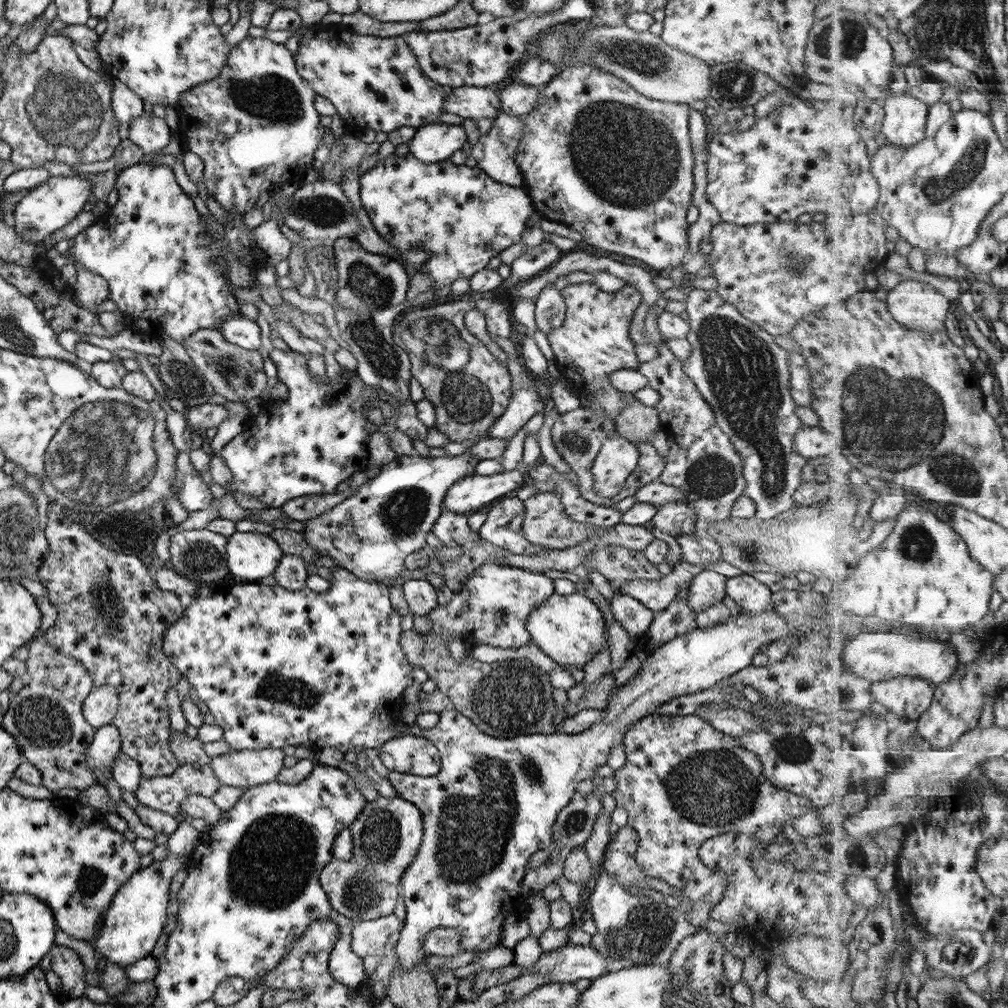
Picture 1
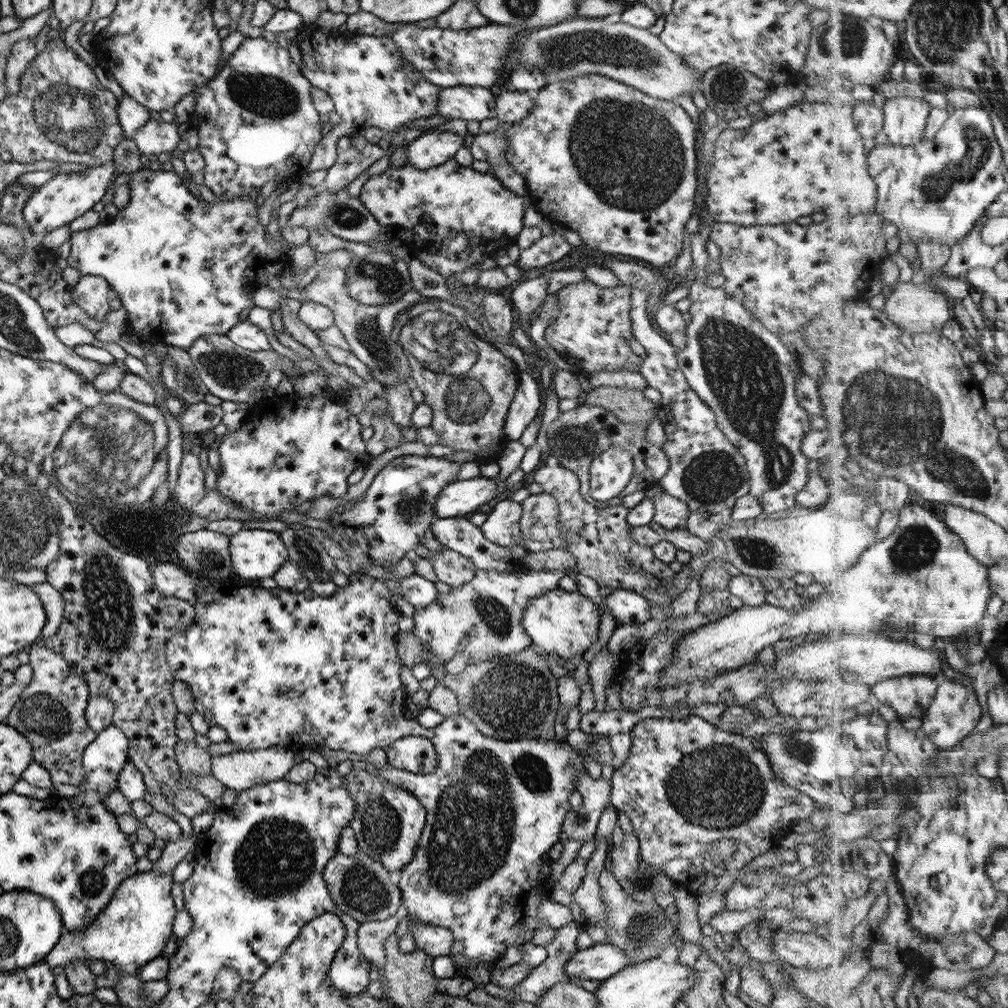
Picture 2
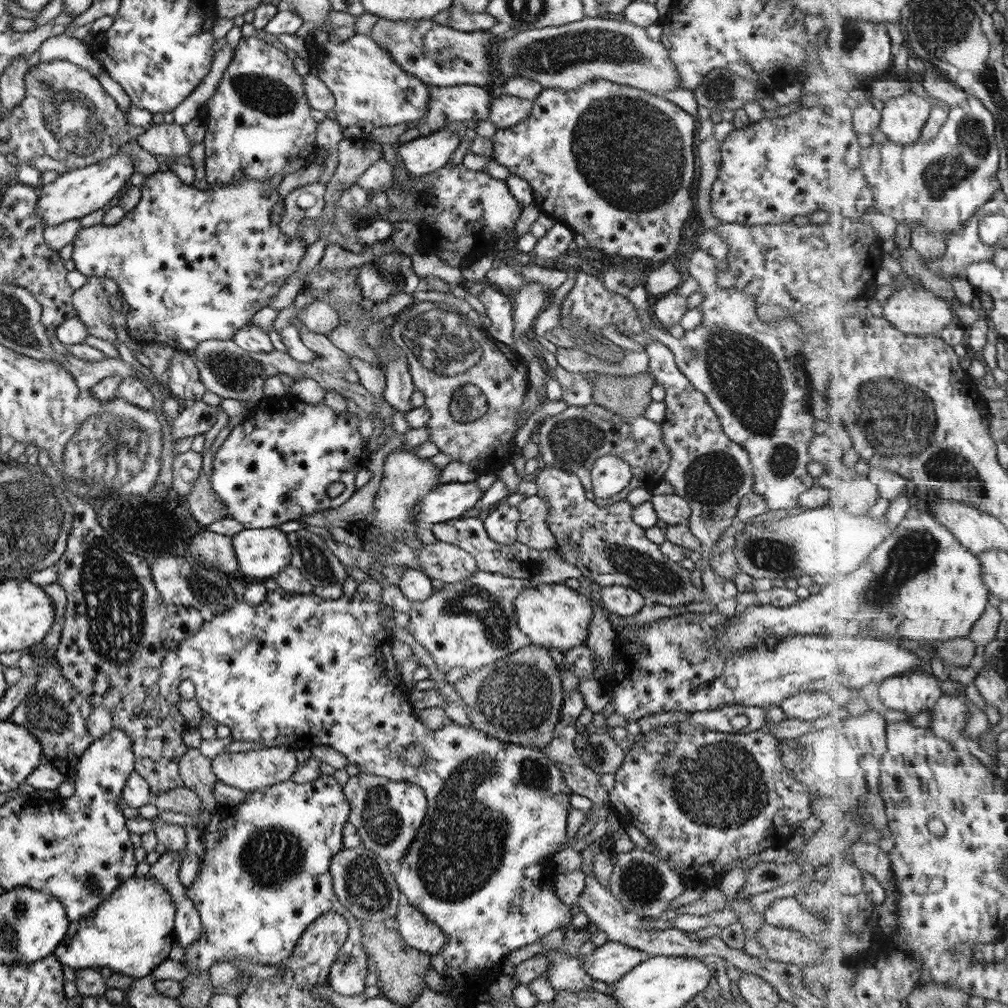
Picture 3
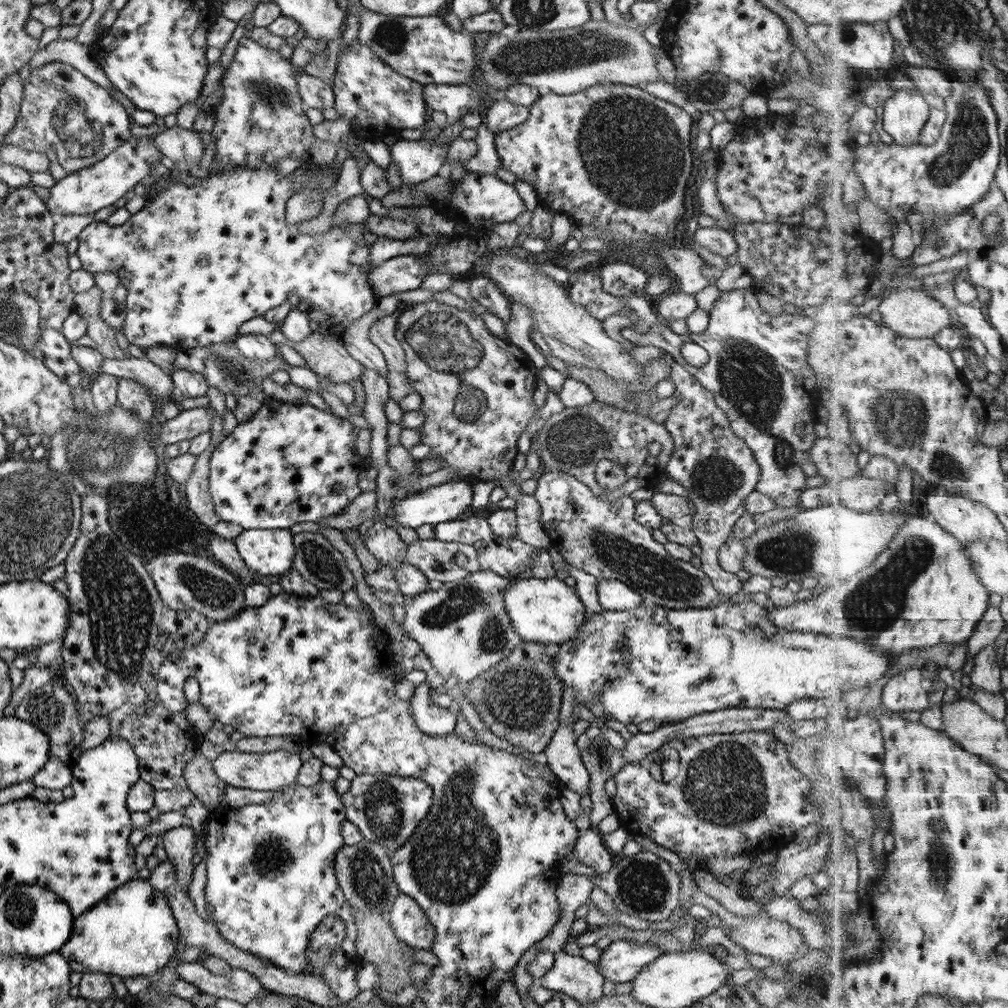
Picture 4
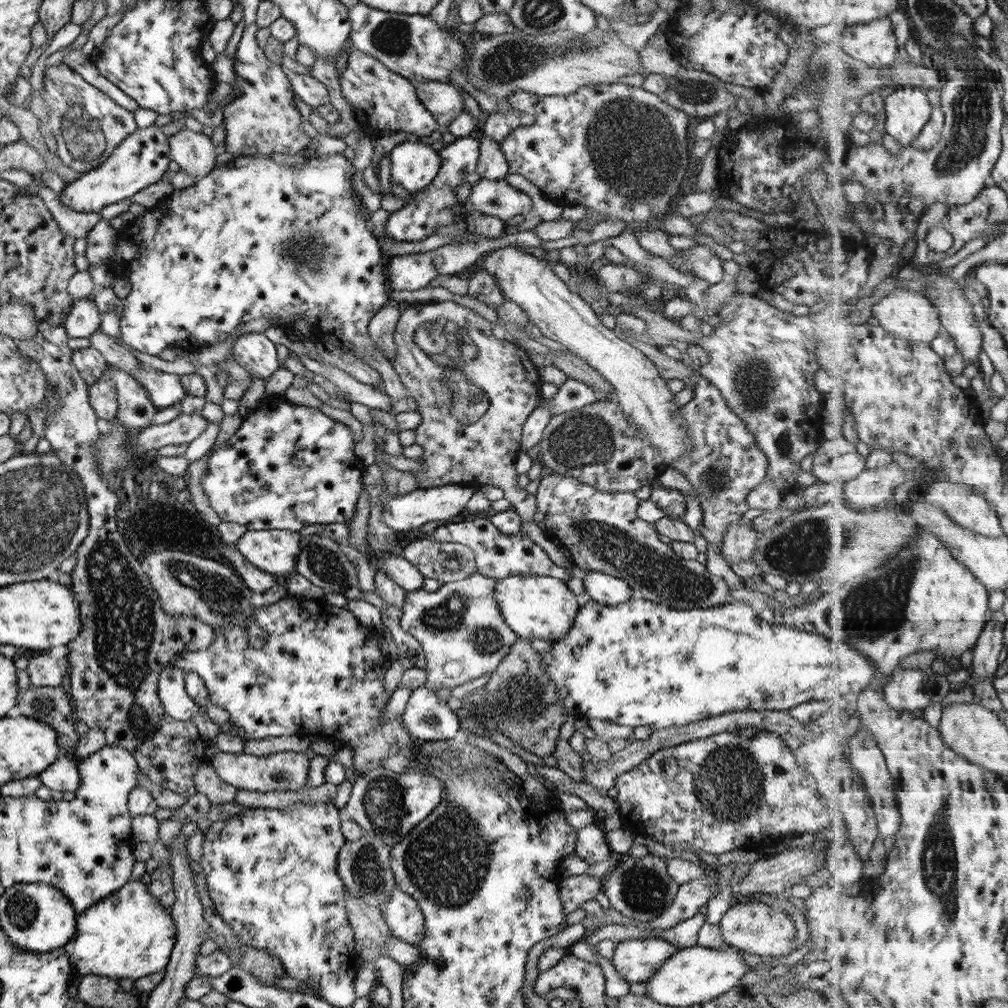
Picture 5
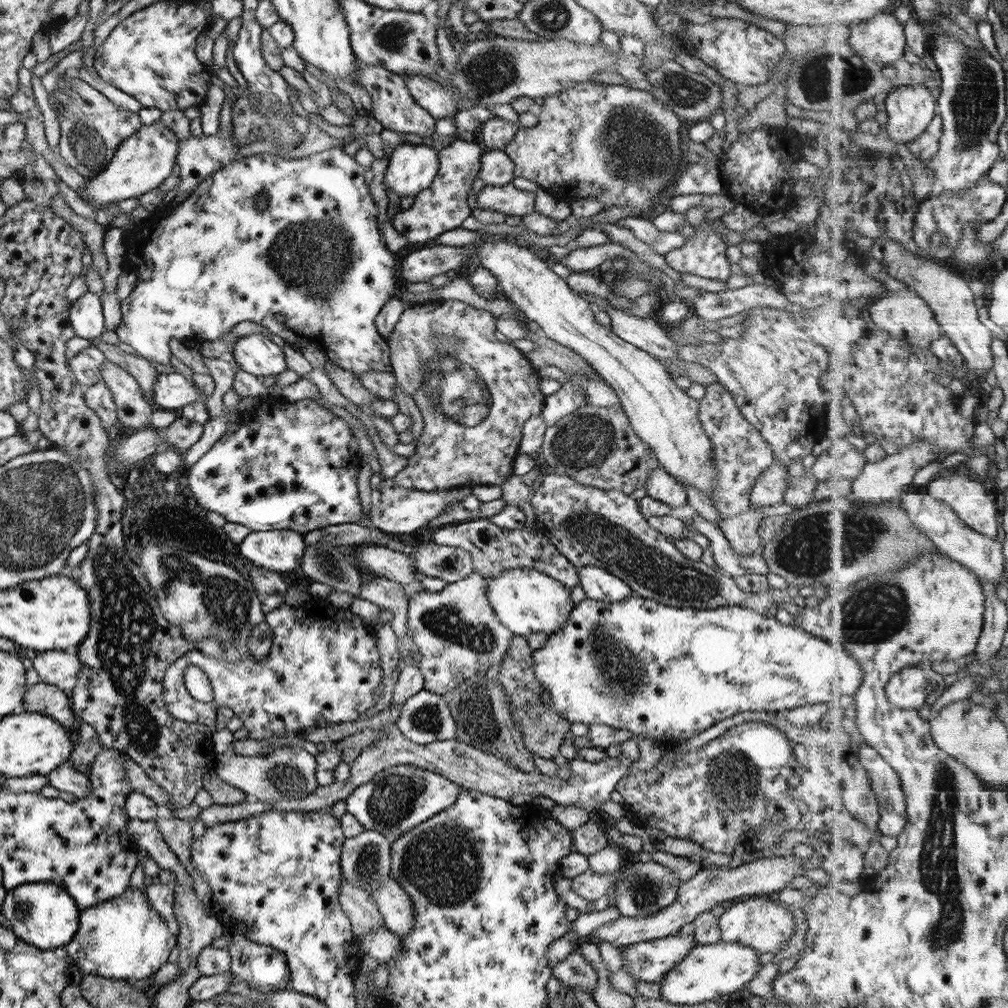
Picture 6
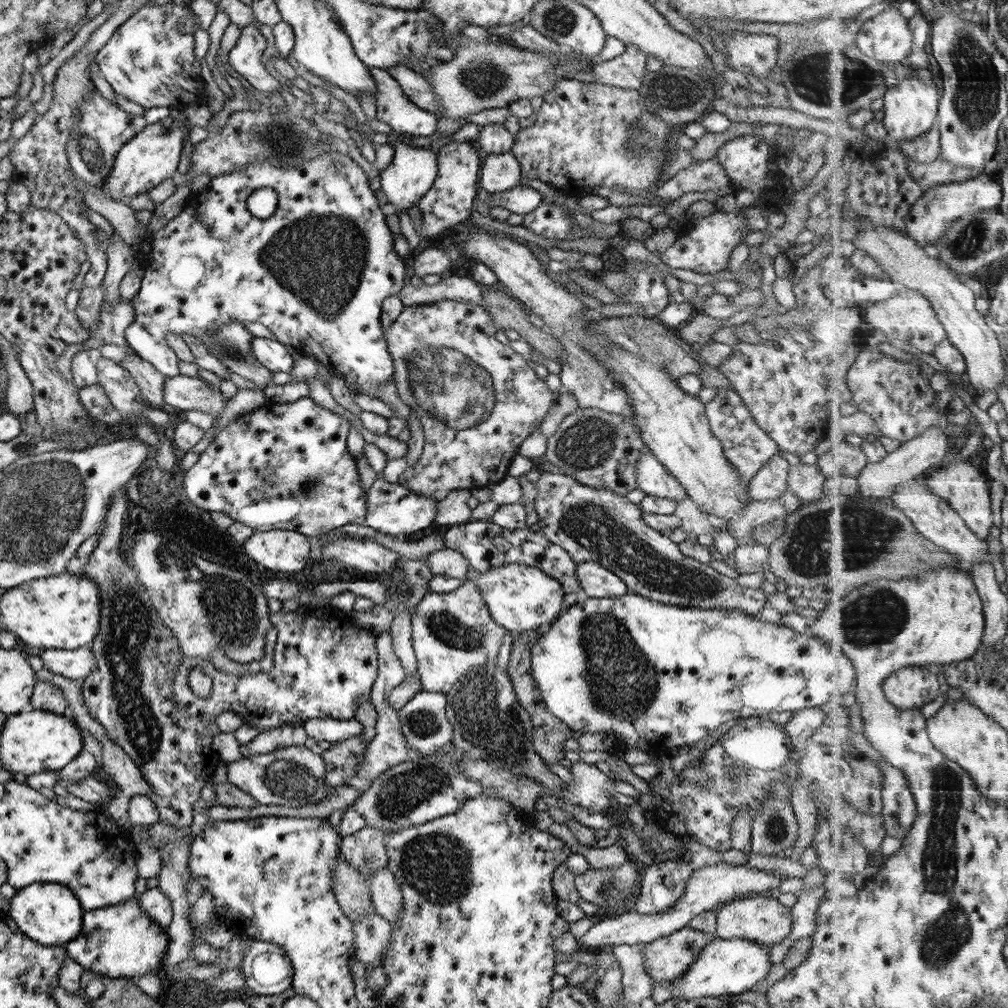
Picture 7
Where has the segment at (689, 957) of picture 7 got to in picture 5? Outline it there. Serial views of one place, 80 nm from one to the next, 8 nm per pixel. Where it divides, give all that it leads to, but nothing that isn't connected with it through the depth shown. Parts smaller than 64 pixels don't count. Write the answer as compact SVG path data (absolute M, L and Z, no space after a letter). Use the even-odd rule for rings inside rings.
M658 937L625 939L616 942L610 962L615 972L628 983L646 982L646 978L679 949Z

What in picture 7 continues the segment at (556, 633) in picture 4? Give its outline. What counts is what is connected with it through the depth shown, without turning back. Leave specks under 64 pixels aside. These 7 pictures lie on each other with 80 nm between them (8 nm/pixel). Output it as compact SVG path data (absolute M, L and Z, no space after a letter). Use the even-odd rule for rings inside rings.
M517 563L500 564L487 572L469 570L467 579L476 584L495 624L513 635L524 631L543 631L562 613L564 592L561 585L538 568Z

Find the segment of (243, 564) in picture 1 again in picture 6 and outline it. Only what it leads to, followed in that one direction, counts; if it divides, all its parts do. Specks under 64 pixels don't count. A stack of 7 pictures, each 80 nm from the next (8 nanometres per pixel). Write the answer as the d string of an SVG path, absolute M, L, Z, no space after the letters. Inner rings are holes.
M291 530L251 531L238 544L243 559L271 572L297 568L306 545L302 534Z

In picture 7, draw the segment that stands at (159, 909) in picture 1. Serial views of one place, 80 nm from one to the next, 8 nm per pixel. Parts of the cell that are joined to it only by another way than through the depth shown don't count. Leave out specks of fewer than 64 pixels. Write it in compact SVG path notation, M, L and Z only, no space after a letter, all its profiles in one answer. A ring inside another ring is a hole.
M134 894L131 900L123 904L101 907L95 910L84 911L82 914L81 932L75 938L66 943L66 954L72 958L84 970L92 971L99 977L123 977L134 980L144 974L159 971L162 967L168 940L164 927L156 925L148 914L139 907L138 895Z

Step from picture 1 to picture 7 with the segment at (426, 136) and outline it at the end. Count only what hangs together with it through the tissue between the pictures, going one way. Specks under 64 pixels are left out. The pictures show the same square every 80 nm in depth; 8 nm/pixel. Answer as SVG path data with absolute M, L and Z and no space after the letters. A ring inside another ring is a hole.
M395 140L393 142L393 160L380 173L381 192L386 196L385 202L393 208L393 214L401 216L412 204L417 204L420 196L426 194L437 177L436 154L431 150L414 148Z

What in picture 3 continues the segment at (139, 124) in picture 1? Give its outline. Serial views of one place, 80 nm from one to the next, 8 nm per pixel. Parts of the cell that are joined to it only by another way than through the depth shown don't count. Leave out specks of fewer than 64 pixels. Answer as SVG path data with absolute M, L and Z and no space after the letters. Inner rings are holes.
M151 123L136 138L136 144L151 155L166 158L187 155L192 144L183 133L182 127L175 123Z

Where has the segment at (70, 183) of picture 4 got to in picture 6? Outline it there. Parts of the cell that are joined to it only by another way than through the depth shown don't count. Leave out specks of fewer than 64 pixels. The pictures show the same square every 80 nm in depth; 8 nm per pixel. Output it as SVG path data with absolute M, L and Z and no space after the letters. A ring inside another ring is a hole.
M159 120L147 126L141 125L135 134L117 146L109 164L103 168L103 172L86 180L83 190L78 194L91 207L109 205L127 198L137 198L159 187L167 176L172 175L177 146L178 141L173 131Z

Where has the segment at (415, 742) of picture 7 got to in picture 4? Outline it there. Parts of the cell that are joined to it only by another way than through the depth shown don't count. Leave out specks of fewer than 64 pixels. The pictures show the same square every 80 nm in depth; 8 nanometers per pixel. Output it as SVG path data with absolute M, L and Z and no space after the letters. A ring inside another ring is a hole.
M426 683L415 687L408 702L414 723L423 734L441 736L453 731L455 715L447 708L431 703L429 686Z

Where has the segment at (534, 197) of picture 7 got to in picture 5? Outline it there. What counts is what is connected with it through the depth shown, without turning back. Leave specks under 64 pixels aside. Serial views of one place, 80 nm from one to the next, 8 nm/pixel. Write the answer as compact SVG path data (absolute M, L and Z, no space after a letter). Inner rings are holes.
M479 178L471 186L471 193L462 204L466 215L479 212L497 217L504 224L511 217L532 213L532 200L529 196L515 190L505 181L495 182L485 178Z

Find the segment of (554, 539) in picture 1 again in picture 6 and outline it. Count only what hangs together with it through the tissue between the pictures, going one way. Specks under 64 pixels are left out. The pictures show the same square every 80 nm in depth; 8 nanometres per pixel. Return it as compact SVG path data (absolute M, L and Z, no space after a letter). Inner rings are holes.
M446 300L406 306L397 319L397 322L394 324L394 329L390 332L387 340L391 373L399 385L399 388L414 400L423 423L421 434L419 434L419 440L416 442L415 454L408 457L406 467L397 472L392 479L395 486L416 491L422 490L425 492L462 488L464 486L471 487L474 485L488 484L500 486L512 475L512 462L514 456L518 452L523 423L527 418L541 414L545 396L539 391L539 382L541 378L538 376L537 370L530 363L528 358L519 350L509 345L509 342L502 343L495 339L493 335L493 332L496 330L494 319L495 316L485 310L477 309L461 301Z

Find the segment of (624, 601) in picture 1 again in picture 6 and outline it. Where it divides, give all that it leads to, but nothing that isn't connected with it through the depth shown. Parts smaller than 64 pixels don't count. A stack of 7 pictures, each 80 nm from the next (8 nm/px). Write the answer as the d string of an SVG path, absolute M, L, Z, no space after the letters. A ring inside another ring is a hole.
M595 566L577 568L578 583L582 586L586 599L614 602L632 594L630 588L616 576Z

